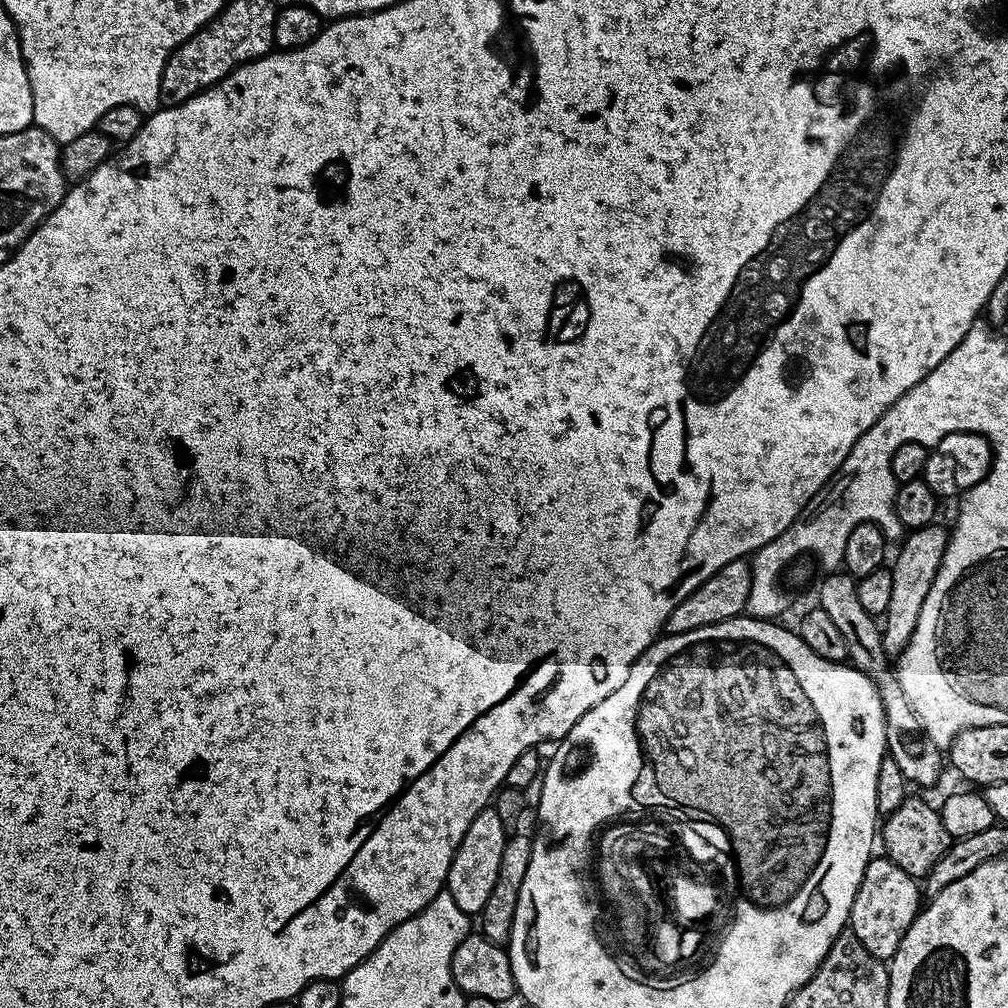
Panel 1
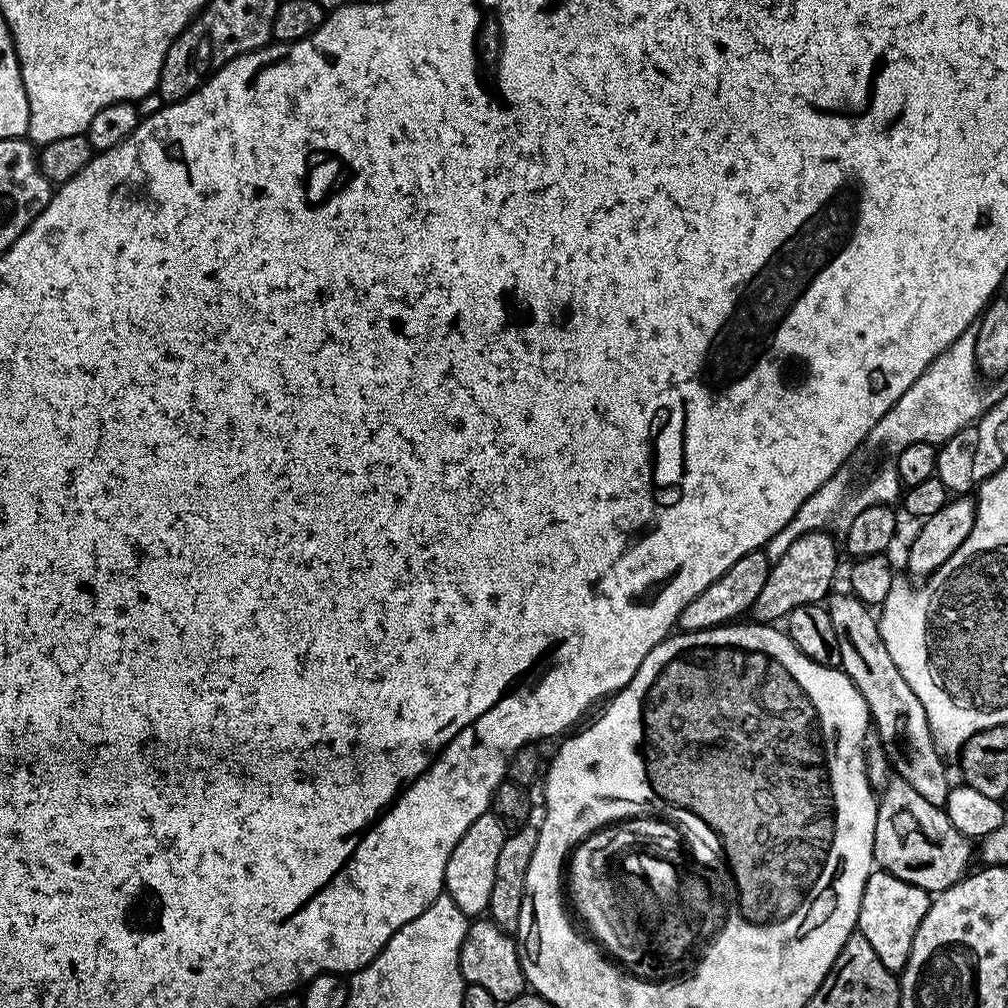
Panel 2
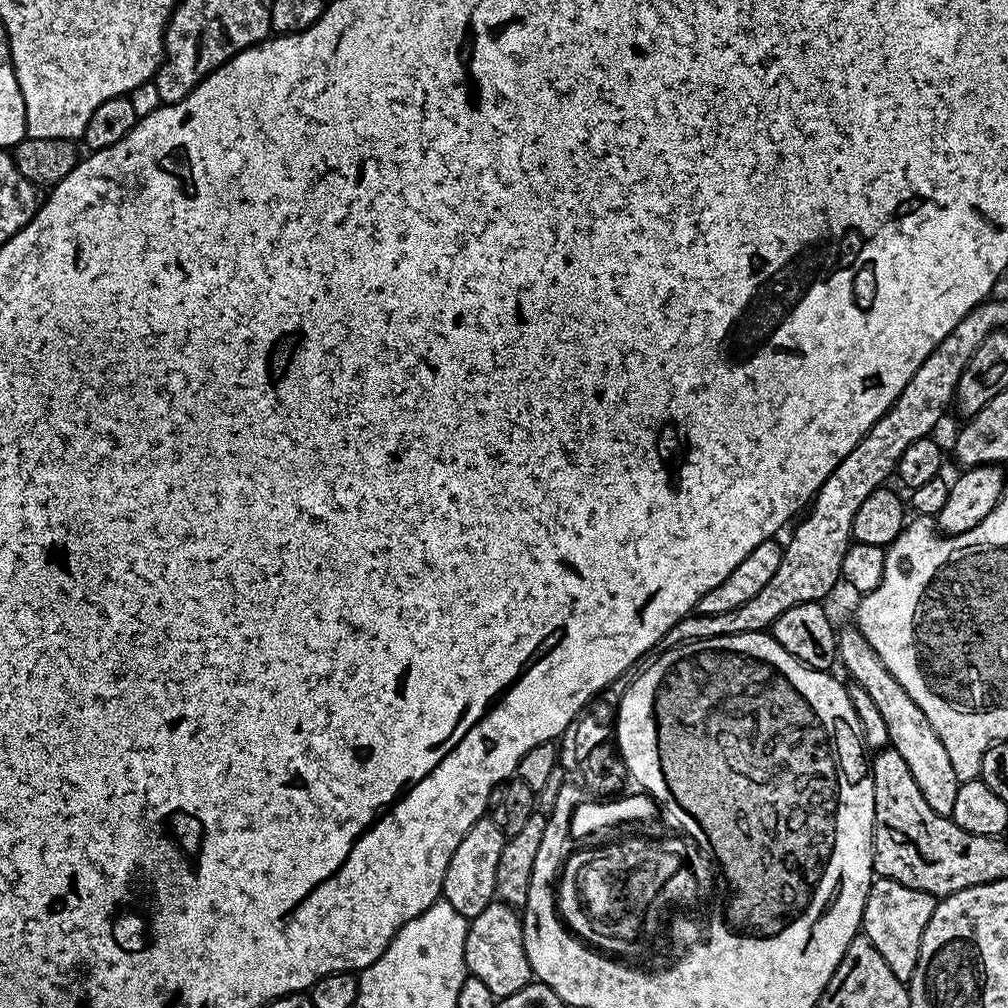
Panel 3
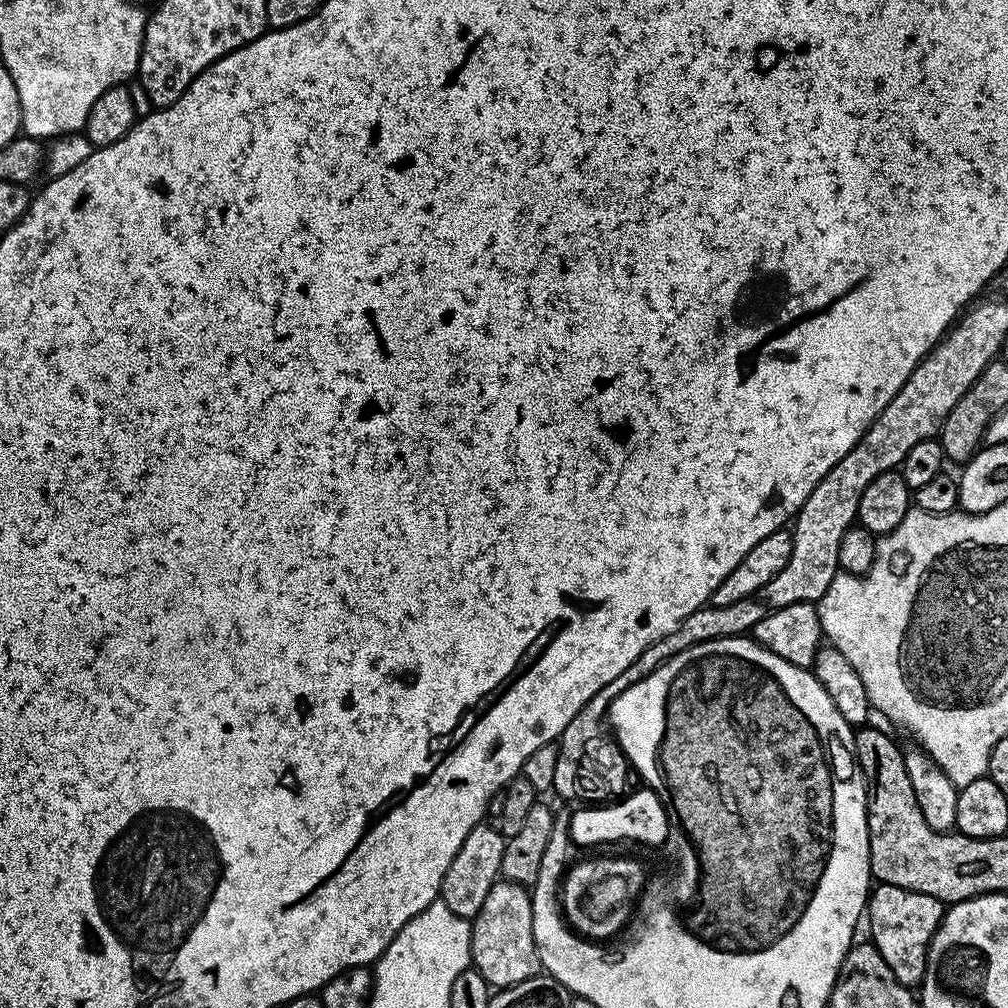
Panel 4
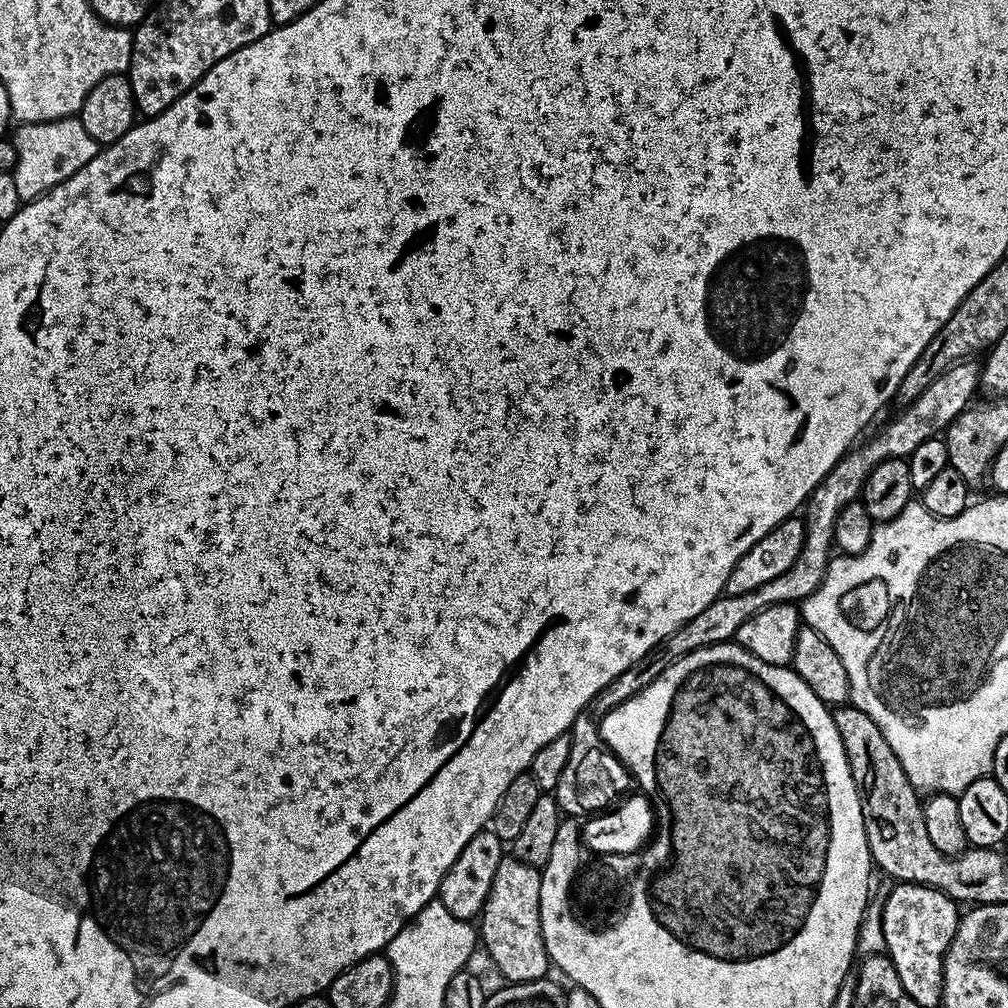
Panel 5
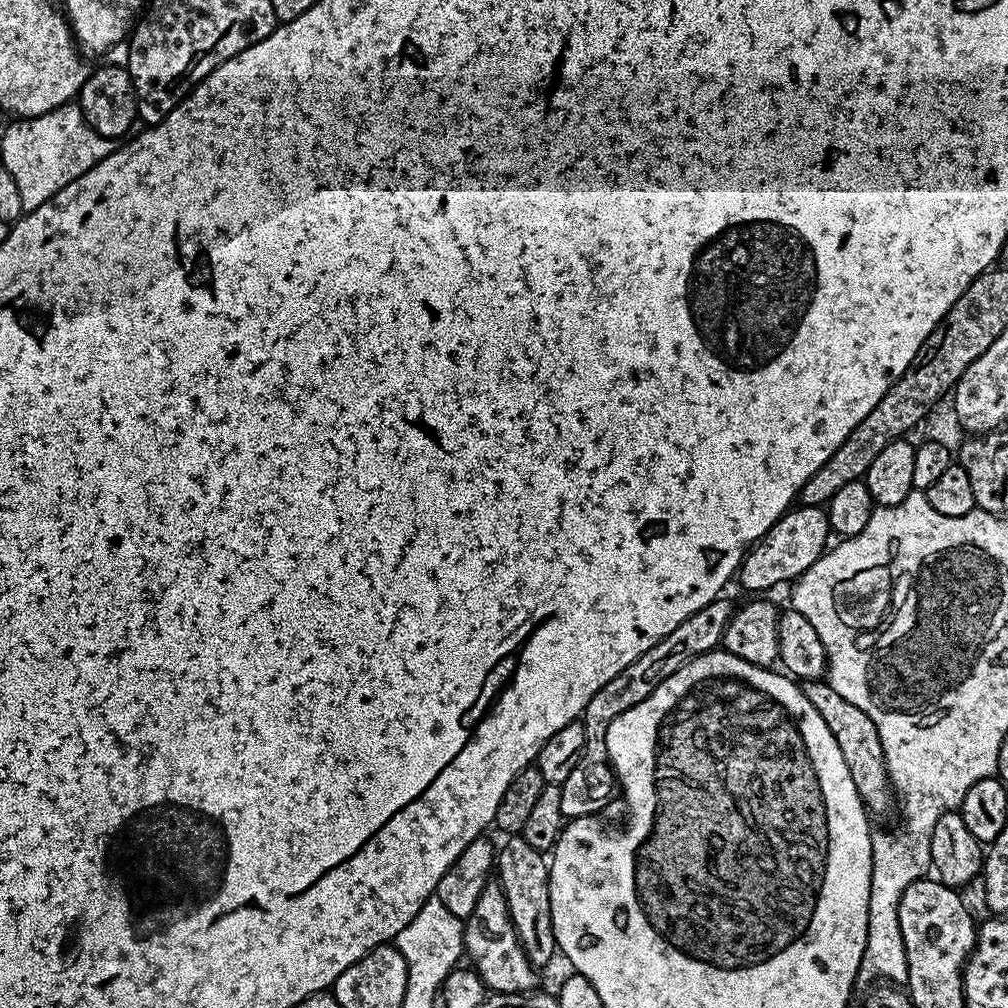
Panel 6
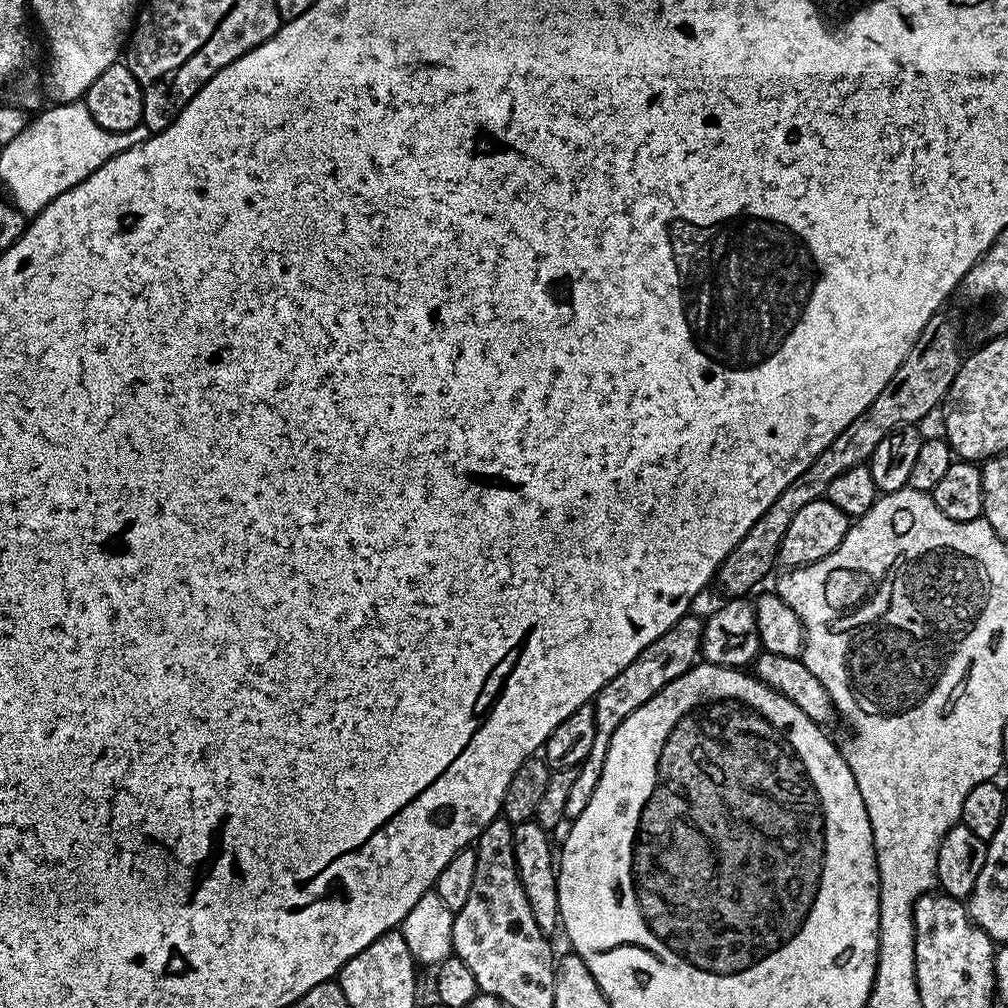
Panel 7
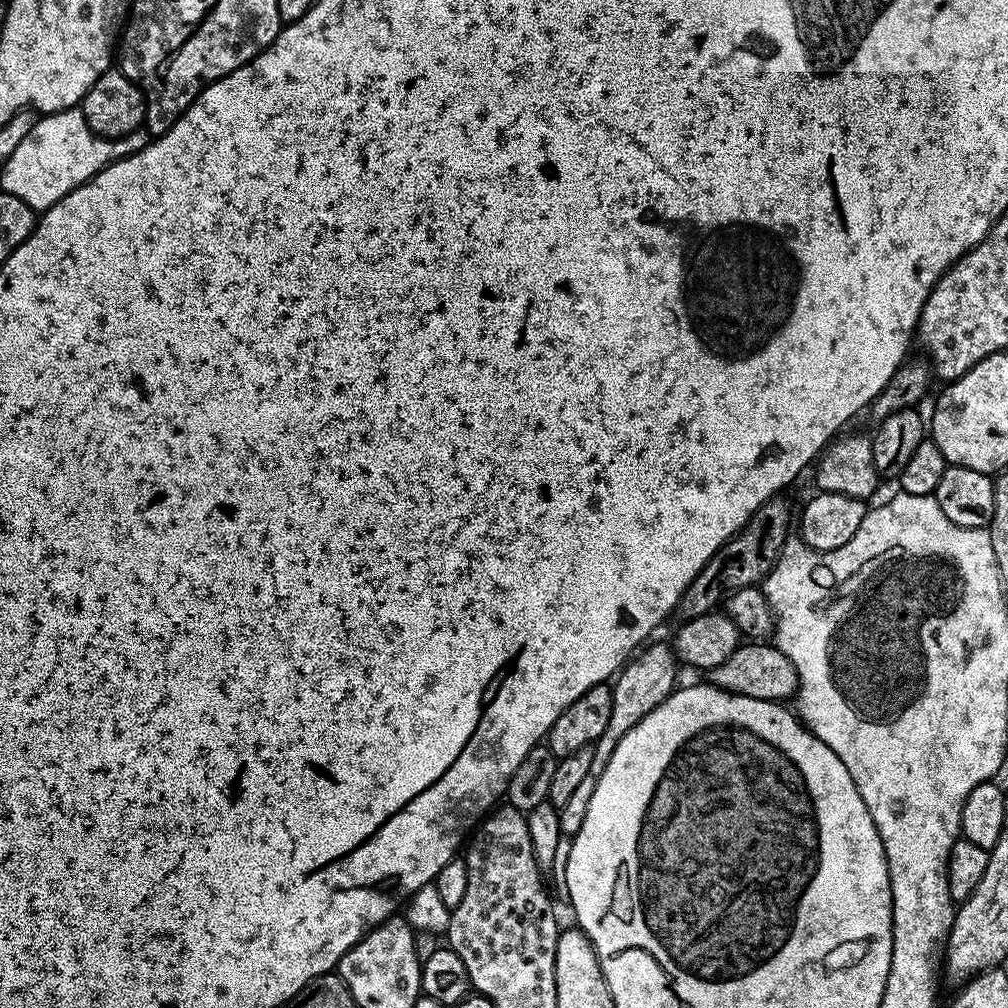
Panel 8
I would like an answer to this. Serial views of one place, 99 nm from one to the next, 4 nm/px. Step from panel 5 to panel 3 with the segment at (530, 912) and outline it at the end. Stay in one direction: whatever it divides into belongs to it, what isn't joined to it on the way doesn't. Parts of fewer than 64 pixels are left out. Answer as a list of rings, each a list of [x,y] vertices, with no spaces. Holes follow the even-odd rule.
[[[493,902],[471,920],[464,947],[464,966],[479,978],[497,998],[522,990],[533,979],[532,967],[524,945],[524,921],[521,913],[509,904]]]

